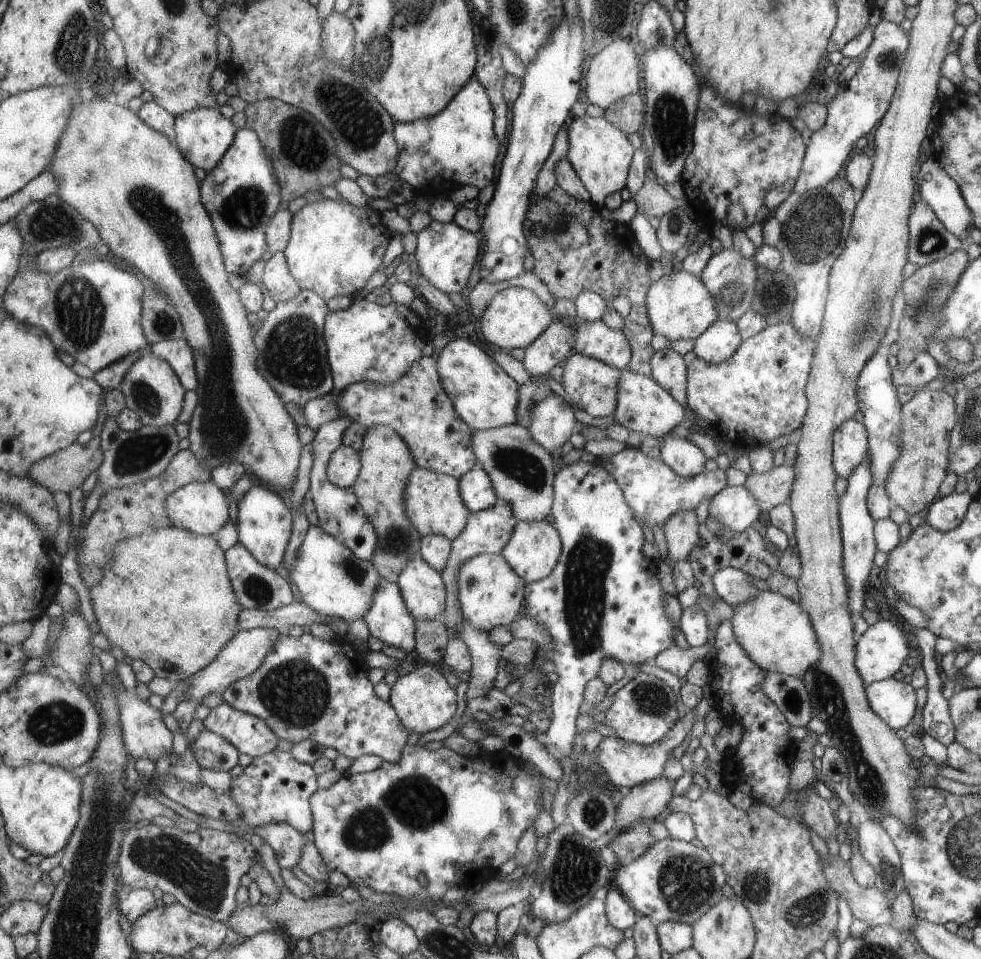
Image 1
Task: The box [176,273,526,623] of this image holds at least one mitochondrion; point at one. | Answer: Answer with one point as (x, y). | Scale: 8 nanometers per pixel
(294, 352)

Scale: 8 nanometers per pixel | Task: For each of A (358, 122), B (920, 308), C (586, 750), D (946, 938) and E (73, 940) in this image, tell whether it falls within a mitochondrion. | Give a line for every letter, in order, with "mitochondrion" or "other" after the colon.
A: mitochondrion
B: mitochondrion
C: other
D: other
E: mitochondrion

